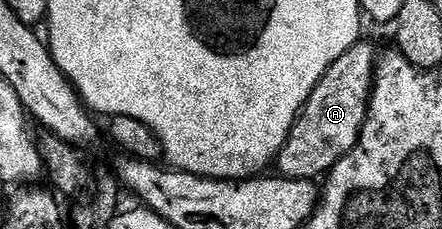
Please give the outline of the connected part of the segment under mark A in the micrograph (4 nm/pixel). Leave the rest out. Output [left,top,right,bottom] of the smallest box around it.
[277,40,377,179]

